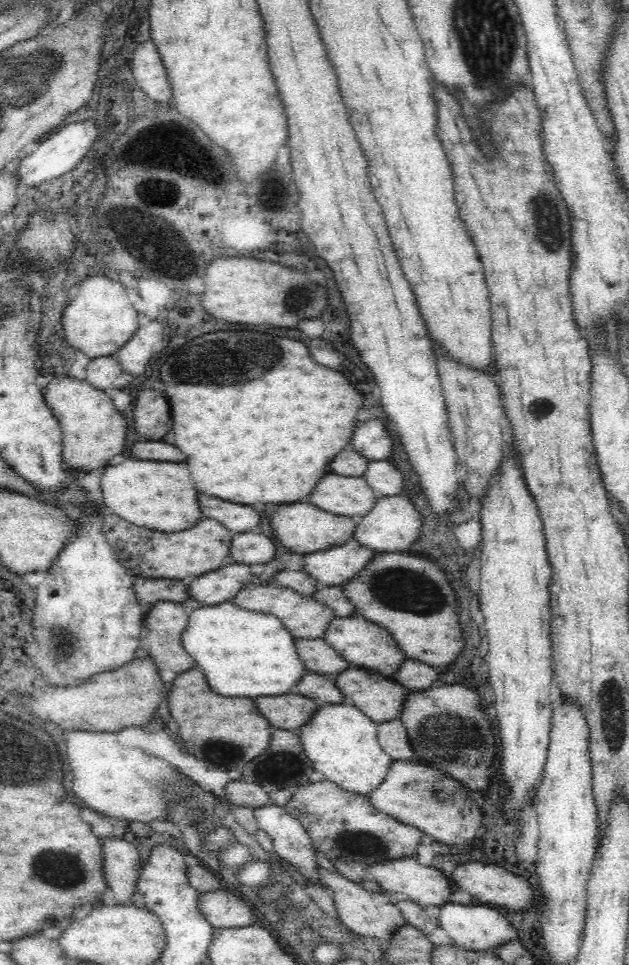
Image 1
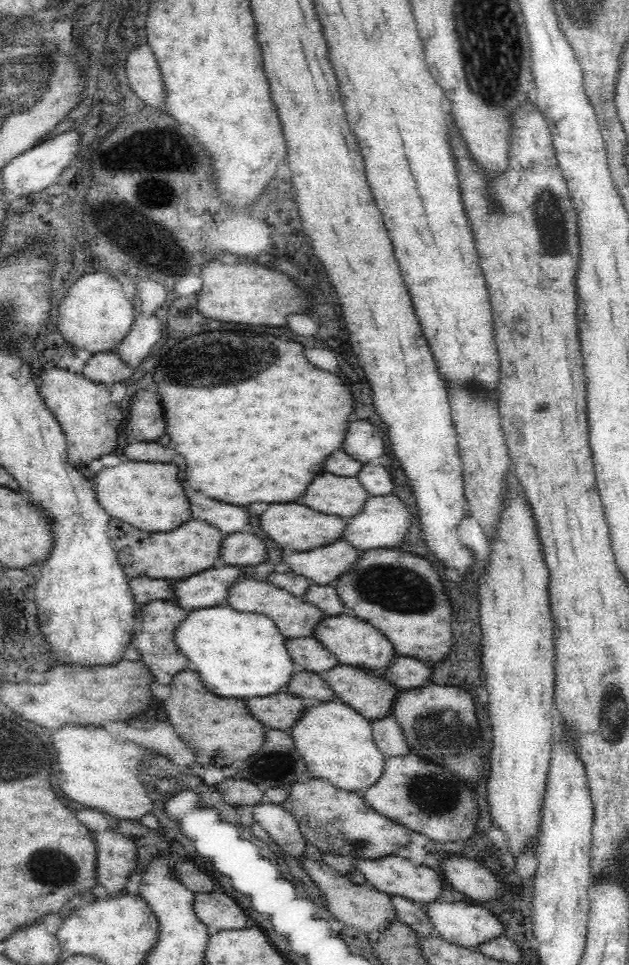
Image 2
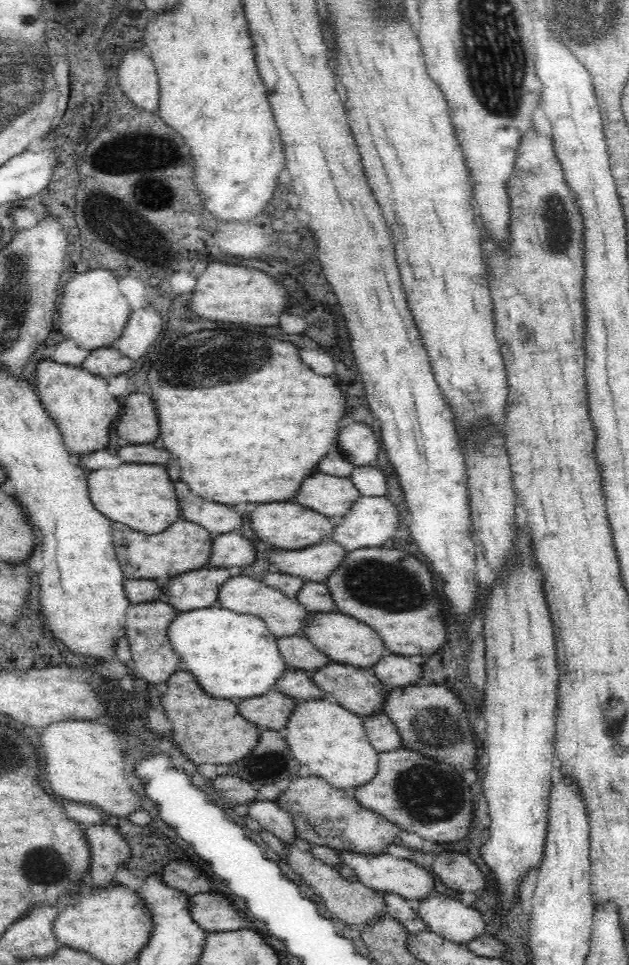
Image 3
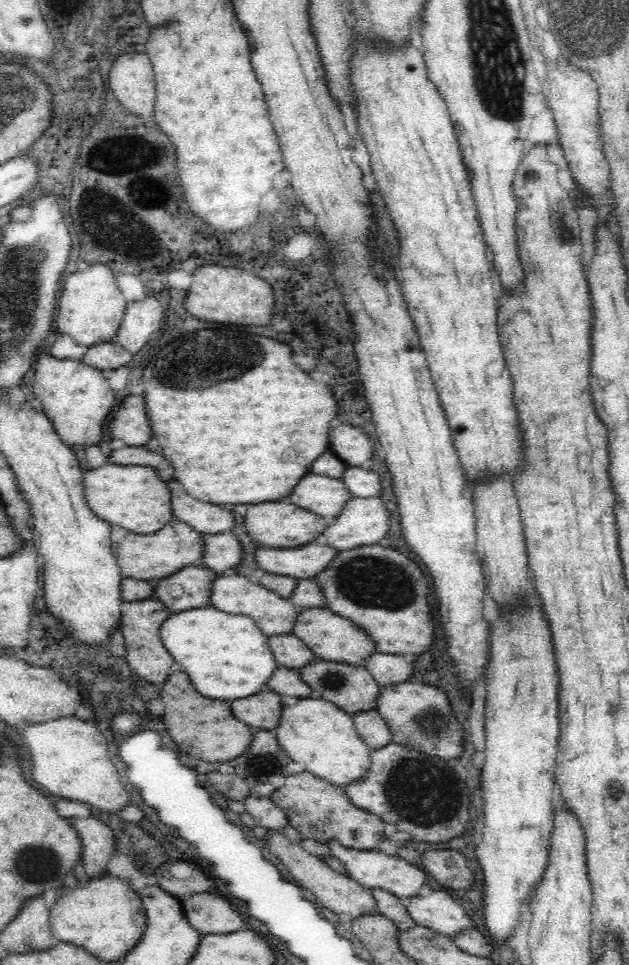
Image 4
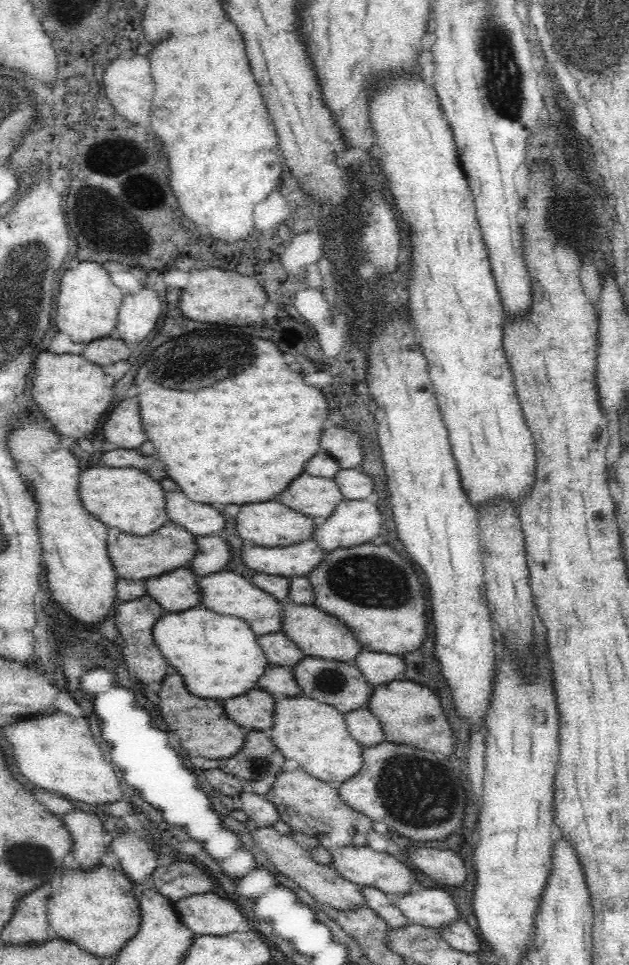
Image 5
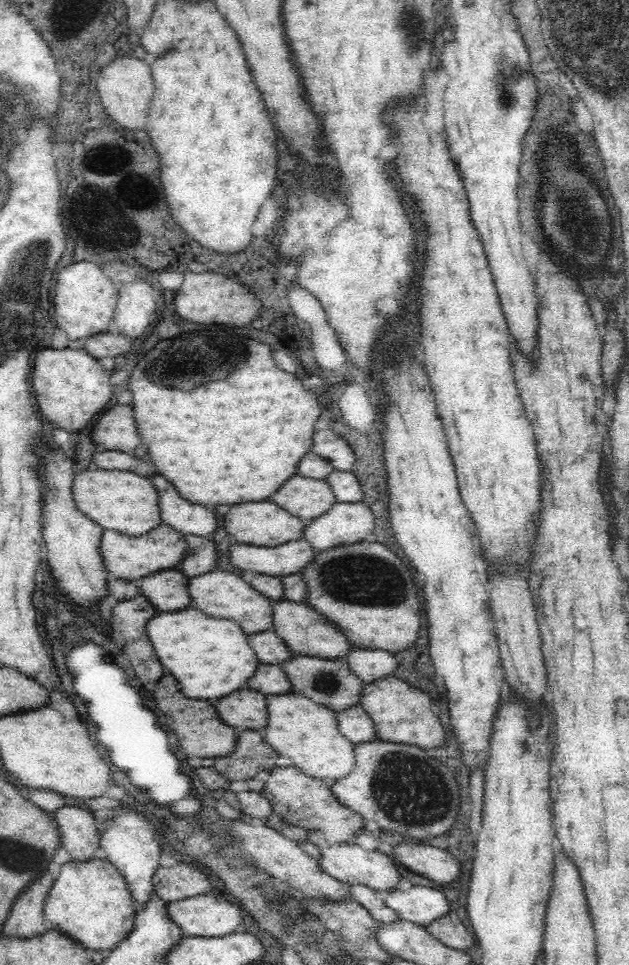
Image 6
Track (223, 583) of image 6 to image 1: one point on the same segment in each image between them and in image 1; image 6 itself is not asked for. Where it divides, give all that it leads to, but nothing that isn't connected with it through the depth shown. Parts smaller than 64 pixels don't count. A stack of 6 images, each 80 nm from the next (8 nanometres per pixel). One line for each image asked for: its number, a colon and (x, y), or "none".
1: (305, 618)
2: (292, 616)
3: (283, 616)
4: (273, 615)
5: (225, 592)

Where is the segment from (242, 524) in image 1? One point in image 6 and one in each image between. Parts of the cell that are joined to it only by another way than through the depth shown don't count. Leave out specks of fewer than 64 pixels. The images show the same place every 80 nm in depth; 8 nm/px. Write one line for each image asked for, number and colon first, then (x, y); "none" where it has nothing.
2: (228, 519)
3: (218, 519)
4: (205, 518)
5: (199, 519)
6: (190, 519)

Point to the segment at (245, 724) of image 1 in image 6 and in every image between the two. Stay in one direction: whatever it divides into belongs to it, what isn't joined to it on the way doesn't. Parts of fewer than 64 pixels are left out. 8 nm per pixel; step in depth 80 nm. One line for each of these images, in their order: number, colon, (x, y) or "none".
2: (220, 731)
3: (208, 731)
4: (214, 734)
5: (202, 725)
6: (201, 732)

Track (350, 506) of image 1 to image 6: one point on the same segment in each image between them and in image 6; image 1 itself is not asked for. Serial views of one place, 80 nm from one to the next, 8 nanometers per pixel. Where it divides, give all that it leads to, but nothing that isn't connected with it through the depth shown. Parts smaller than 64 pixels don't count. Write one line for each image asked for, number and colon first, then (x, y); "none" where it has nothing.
2: (333, 495)
3: (329, 495)
4: (324, 496)
5: (311, 496)
6: (307, 498)

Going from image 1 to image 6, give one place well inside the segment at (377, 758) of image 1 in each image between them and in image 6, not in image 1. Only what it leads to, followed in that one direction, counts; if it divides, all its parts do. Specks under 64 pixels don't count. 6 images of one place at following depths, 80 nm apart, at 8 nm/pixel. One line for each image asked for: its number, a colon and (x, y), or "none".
2: (336, 743)
3: (329, 739)
4: (315, 732)
5: (314, 734)
6: (296, 727)

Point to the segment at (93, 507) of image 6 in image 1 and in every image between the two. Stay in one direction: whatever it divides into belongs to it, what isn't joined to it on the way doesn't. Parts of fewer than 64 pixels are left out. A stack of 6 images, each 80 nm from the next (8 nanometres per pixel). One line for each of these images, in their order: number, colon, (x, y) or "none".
1: (157, 495)
2: (147, 495)
3: (140, 496)
4: (133, 497)
5: (125, 498)

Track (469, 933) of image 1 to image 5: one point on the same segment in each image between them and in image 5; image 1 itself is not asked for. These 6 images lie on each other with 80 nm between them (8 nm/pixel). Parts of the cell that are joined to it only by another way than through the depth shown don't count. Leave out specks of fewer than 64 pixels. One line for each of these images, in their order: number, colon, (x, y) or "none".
2: (467, 924)
3: (449, 918)
4: (439, 911)
5: (430, 907)

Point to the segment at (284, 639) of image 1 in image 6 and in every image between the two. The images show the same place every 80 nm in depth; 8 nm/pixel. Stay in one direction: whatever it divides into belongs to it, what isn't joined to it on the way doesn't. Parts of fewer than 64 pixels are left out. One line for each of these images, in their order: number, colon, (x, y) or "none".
2: (218, 639)
3: (231, 655)
4: (226, 656)
5: (218, 655)
6: (209, 657)

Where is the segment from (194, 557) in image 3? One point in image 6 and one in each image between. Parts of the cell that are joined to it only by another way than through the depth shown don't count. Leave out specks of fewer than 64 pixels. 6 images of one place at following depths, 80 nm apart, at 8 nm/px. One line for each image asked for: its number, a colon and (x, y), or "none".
4: (153, 556)
5: (170, 546)
6: (125, 557)

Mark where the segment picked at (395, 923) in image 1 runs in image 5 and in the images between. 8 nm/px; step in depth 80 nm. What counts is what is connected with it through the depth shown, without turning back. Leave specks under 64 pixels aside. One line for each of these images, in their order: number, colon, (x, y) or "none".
2: (362, 906)
3: (354, 903)
4: (345, 898)
5: (329, 889)

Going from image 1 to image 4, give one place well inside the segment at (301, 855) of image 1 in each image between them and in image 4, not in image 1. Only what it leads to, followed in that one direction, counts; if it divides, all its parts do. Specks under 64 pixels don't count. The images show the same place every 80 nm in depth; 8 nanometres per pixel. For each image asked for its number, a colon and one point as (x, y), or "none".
2: (281, 826)
3: (273, 818)
4: (266, 814)

